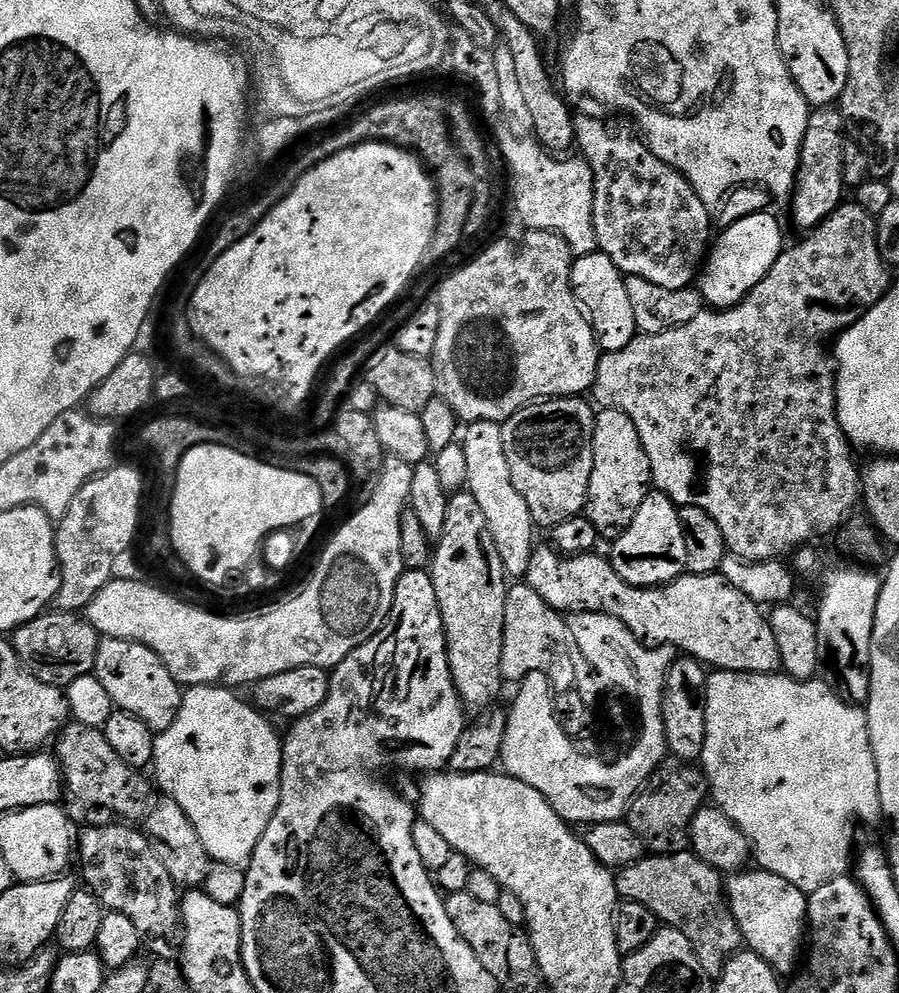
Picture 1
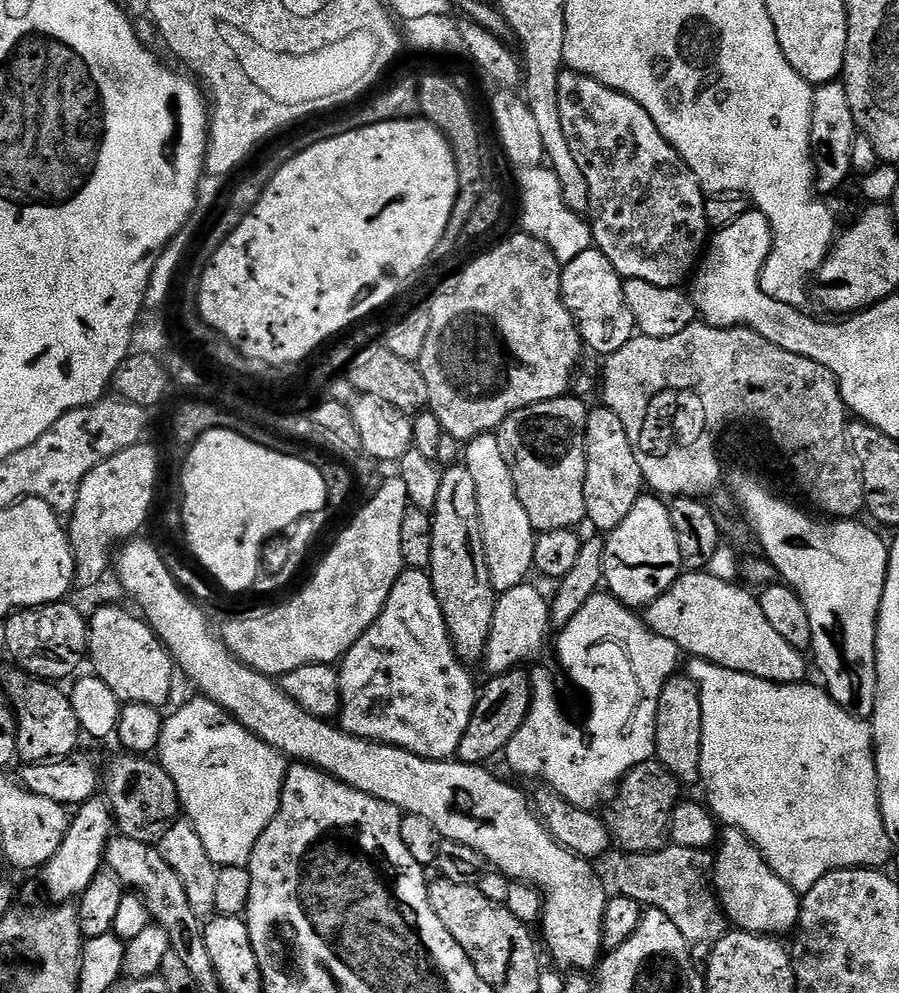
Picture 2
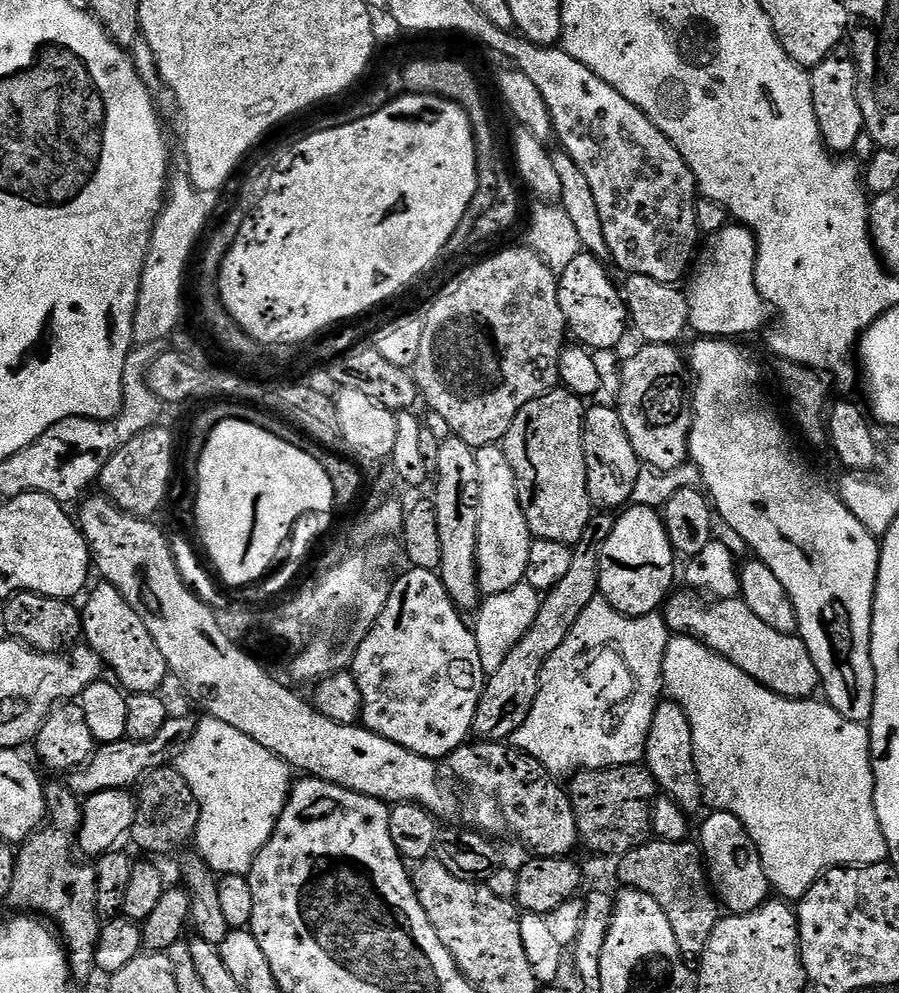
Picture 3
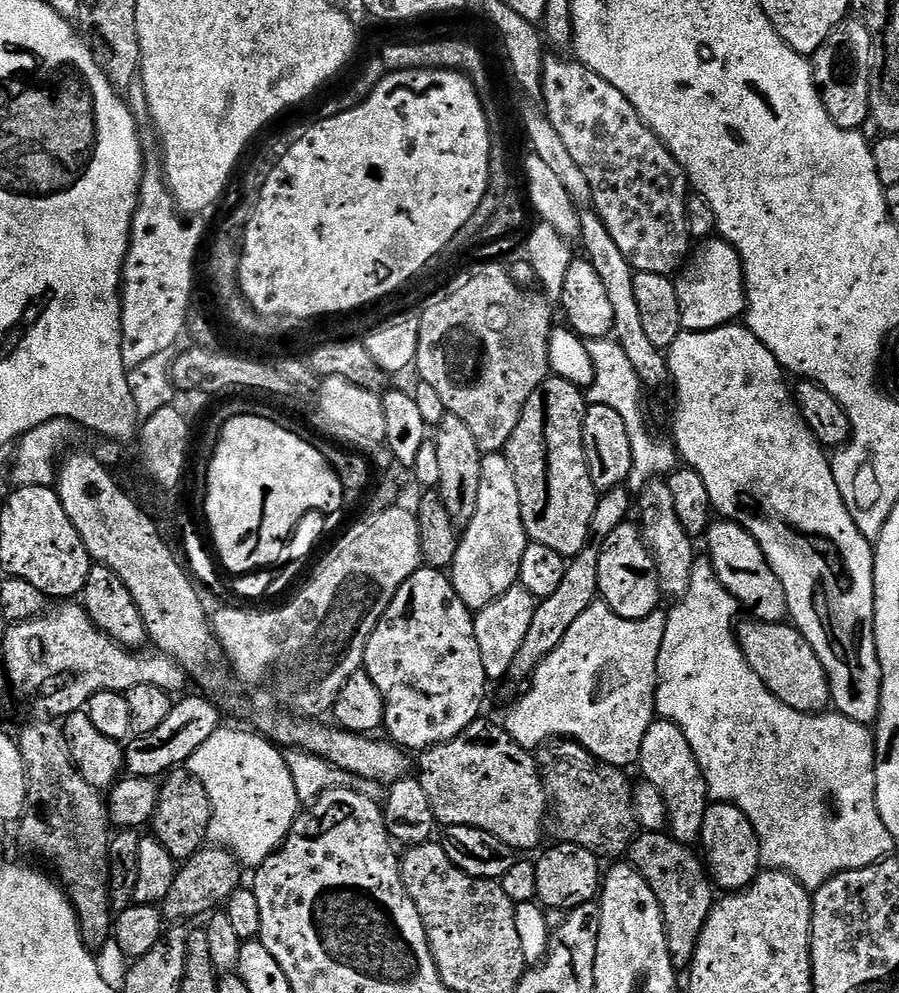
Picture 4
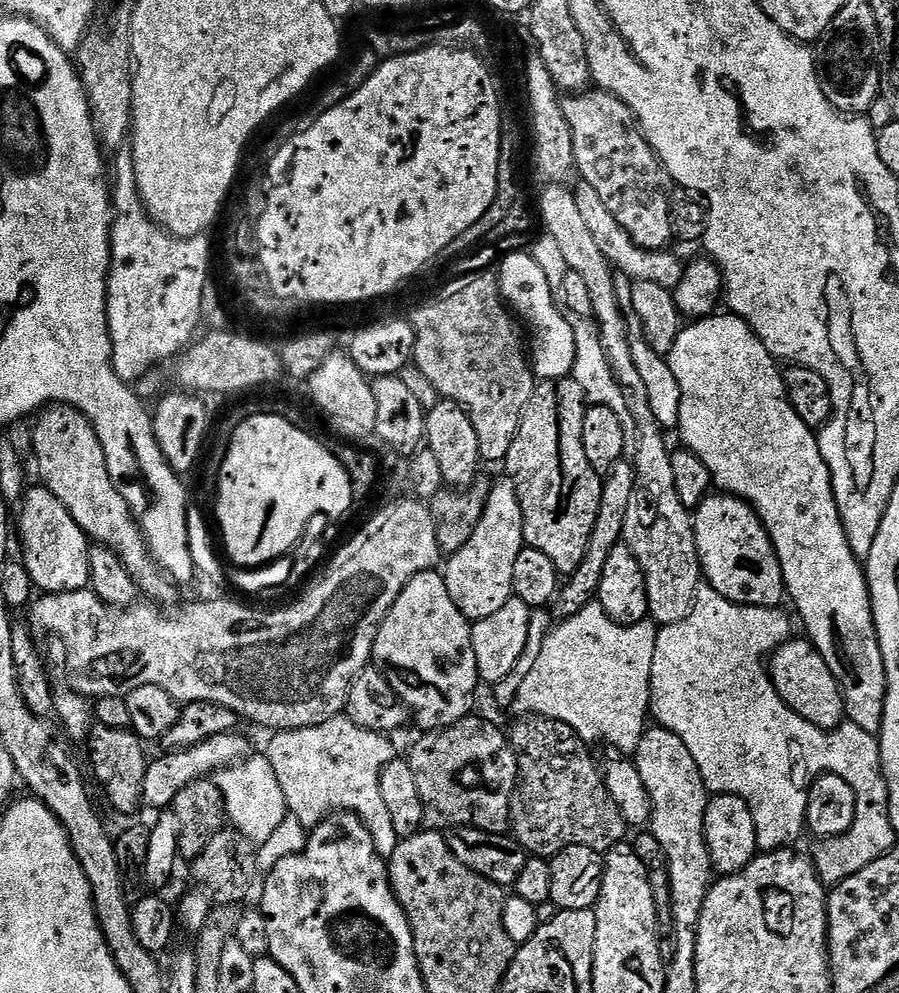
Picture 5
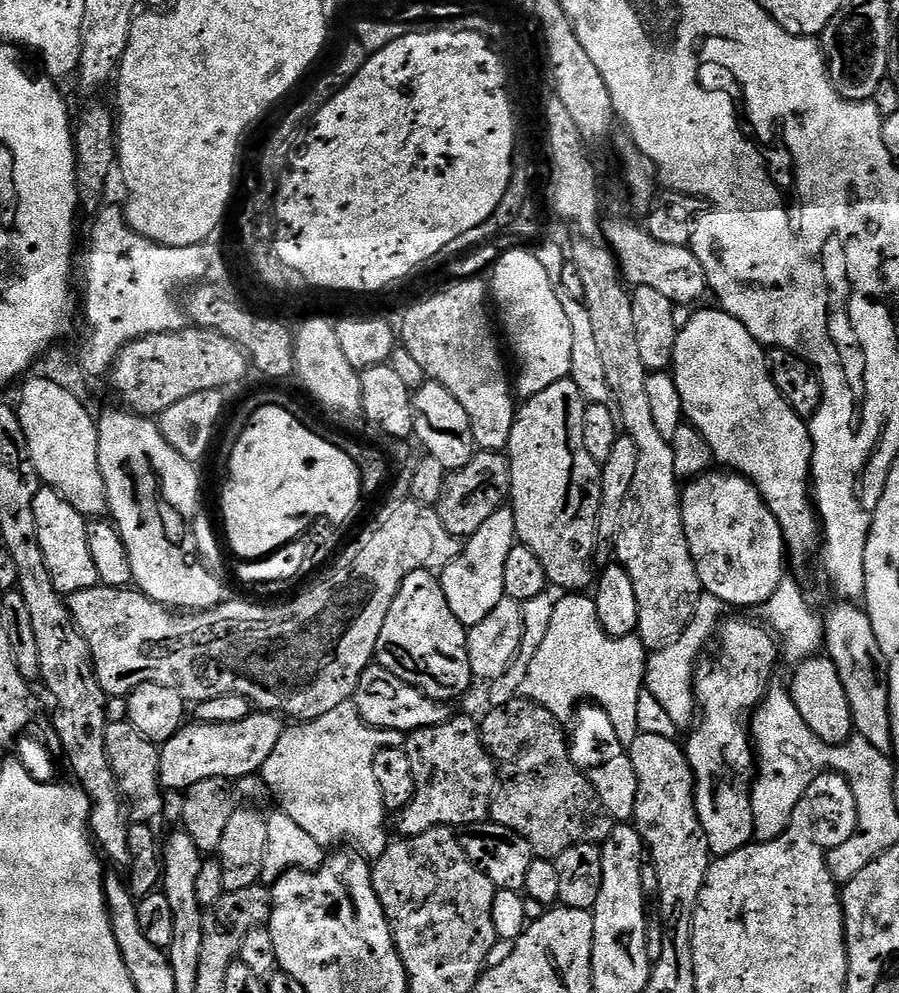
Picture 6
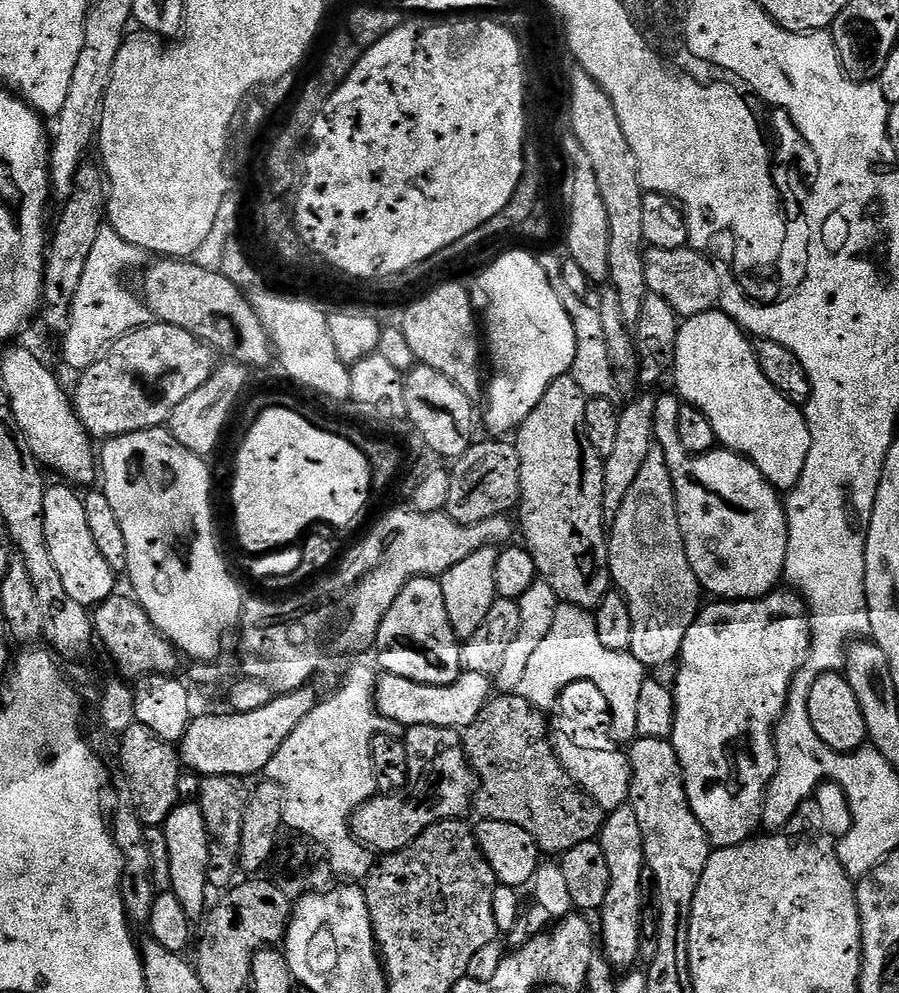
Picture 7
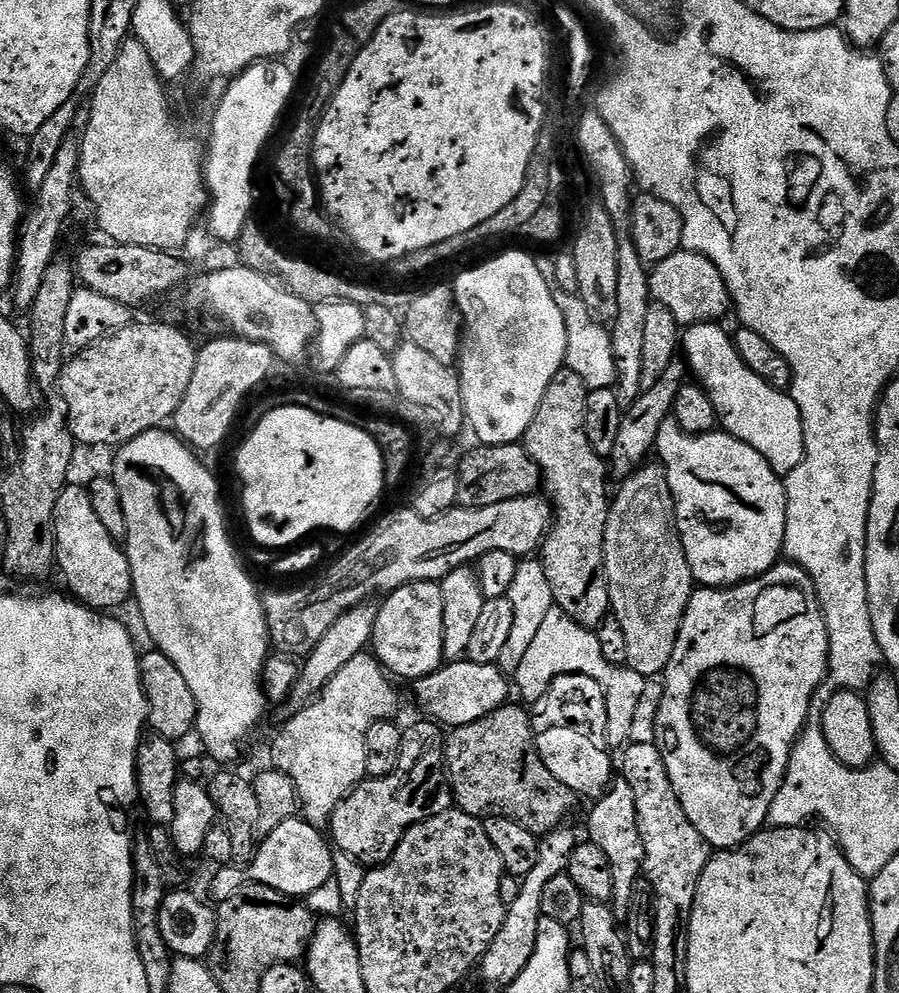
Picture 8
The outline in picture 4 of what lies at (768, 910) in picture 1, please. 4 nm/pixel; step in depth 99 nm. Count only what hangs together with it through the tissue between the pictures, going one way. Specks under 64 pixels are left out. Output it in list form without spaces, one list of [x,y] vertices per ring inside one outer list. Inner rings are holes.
[[[719,802],[709,803],[702,818],[698,844],[699,847],[704,847],[702,856],[706,861],[706,872],[711,883],[717,889],[724,888],[720,890],[725,893],[731,894],[747,888],[762,871],[760,847],[754,834],[754,826],[750,826],[750,818],[746,818],[746,814],[738,810],[738,806]]]

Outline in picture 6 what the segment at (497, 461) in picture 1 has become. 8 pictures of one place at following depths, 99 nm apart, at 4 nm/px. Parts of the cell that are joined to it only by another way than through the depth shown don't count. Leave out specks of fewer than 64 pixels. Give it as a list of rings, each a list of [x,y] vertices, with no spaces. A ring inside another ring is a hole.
[[[505,506],[494,510],[482,526],[472,536],[467,537],[461,554],[454,558],[439,573],[442,591],[446,594],[446,602],[450,602],[450,610],[454,610],[454,618],[462,622],[465,628],[473,628],[498,602],[505,600],[504,575],[506,558],[510,550],[518,543],[516,527],[514,526],[514,514],[511,507]]]

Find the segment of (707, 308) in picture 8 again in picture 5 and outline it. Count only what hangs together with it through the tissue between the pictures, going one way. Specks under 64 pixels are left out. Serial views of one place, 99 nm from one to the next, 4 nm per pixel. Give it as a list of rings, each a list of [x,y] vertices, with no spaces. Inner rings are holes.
[[[583,182],[577,183],[577,185],[577,188],[574,188],[574,195],[578,202],[578,210],[582,213],[584,223],[590,235],[594,237],[598,250],[602,250],[602,254],[606,254],[609,265],[619,275],[629,276],[633,282],[654,282],[657,286],[675,290],[678,282],[682,282],[685,261],[679,260],[672,250],[655,252],[638,246],[638,242],[634,242],[634,238],[630,238],[630,234],[626,234],[626,230],[622,230],[622,225],[615,220],[614,214],[610,214],[610,210],[606,210],[602,198],[598,198],[598,190],[594,190],[594,186]]]

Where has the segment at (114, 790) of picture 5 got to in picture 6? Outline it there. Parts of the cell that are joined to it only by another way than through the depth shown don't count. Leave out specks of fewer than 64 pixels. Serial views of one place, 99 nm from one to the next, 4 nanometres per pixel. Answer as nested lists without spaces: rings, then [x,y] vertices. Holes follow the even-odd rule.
[[[127,720],[109,723],[106,730],[106,754],[110,758],[110,766],[118,778],[118,786],[123,790],[127,803],[130,805],[130,816],[135,823],[152,824],[161,819],[164,811],[165,789],[160,787],[160,748],[146,734],[134,730],[134,726]]]

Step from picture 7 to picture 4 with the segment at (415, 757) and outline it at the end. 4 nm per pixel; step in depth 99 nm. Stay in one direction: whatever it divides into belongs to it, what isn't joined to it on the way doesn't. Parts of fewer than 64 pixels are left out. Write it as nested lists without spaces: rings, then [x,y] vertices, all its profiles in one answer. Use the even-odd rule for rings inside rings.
[[[475,720],[450,742],[425,748],[419,756],[418,778],[441,825],[481,828],[524,854],[545,843],[544,819],[549,819],[550,801],[537,757],[518,746],[499,723]]]

